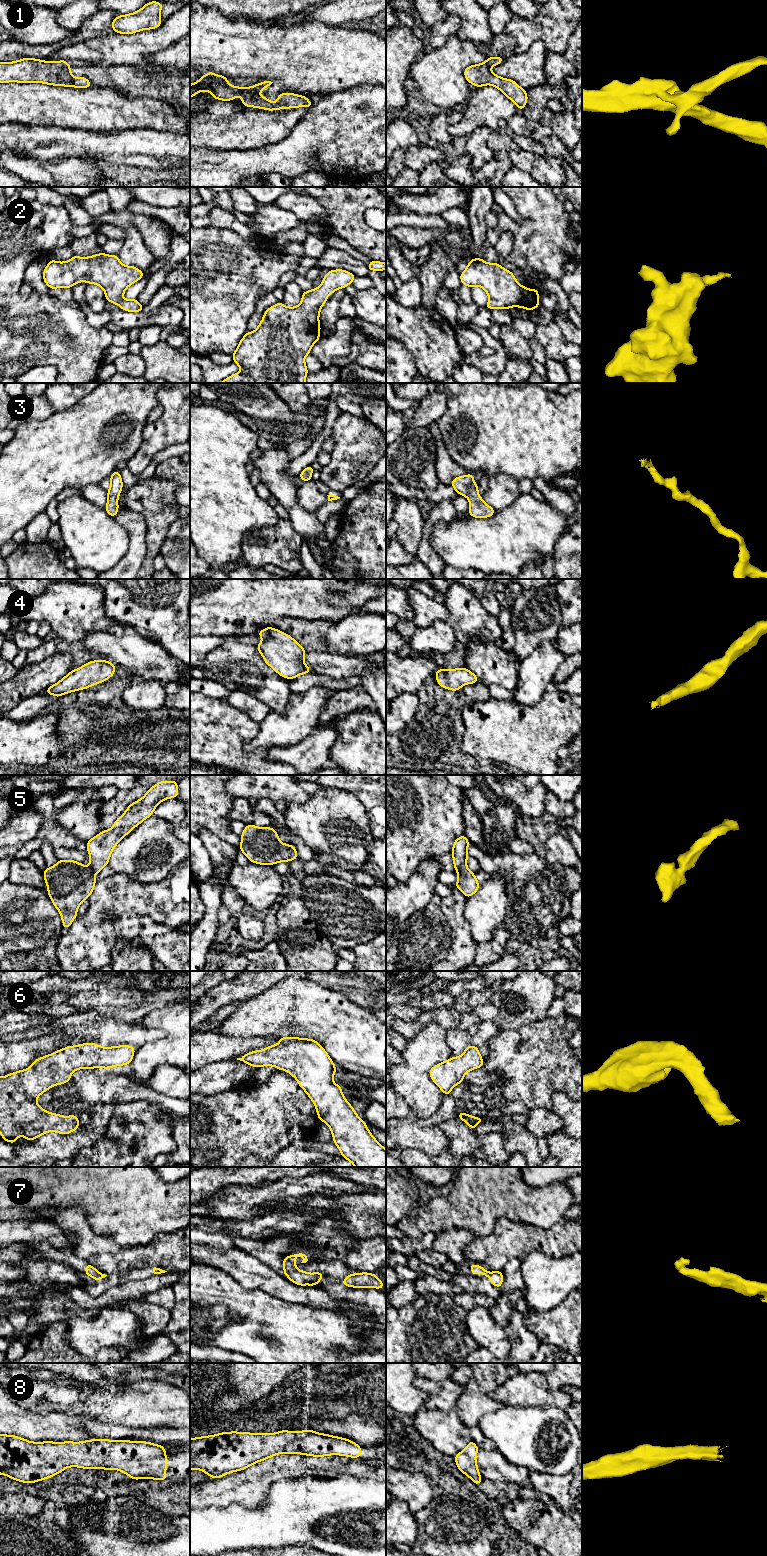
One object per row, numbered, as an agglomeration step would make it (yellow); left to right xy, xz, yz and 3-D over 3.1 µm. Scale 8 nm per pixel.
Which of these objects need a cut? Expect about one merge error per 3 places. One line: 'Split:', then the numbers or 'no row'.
Split: 7

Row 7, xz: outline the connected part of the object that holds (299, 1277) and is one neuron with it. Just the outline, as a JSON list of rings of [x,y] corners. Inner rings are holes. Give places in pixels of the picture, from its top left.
[[[294,1270],[287,1275],[288,1279],[296,1285],[304,1286],[310,1285],[315,1286],[321,1281],[321,1278],[325,1276],[320,1271],[315,1273],[308,1273],[303,1270]]]

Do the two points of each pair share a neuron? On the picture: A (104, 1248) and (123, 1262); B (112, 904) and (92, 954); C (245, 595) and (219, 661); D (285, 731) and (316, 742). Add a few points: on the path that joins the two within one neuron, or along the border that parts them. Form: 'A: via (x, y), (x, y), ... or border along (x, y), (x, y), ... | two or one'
A: via (109, 1253), (118, 1259) | one
B: via (99, 913), (94, 921), (92, 941) | one
C: border along (232, 636), (226, 638) | two
D: border along (316, 725), (308, 736), (296, 744), (283, 747) | two

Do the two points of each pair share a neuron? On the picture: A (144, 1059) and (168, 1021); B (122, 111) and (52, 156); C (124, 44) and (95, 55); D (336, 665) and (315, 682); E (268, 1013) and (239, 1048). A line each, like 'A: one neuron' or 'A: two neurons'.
A: one neuron
B: two neurons
C: one neuron
D: two neurons
E: two neurons

